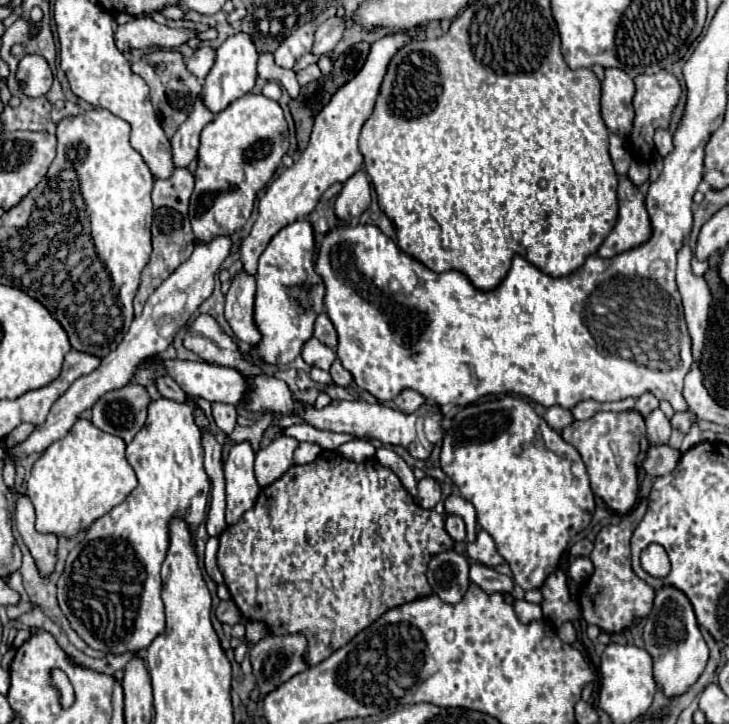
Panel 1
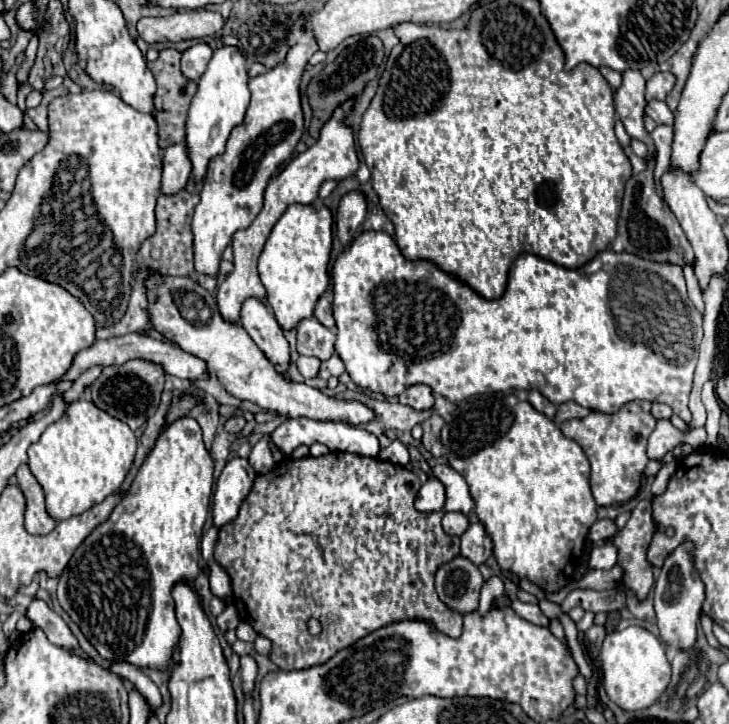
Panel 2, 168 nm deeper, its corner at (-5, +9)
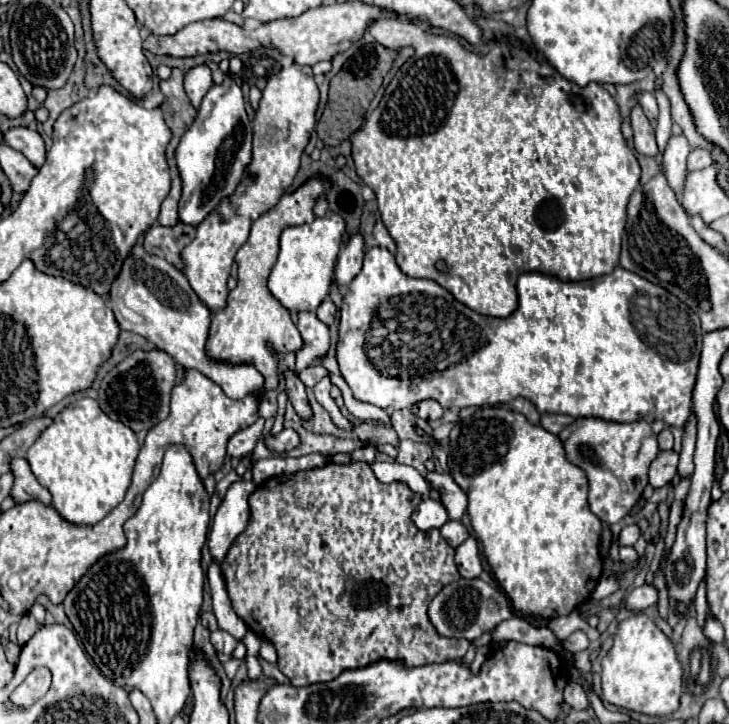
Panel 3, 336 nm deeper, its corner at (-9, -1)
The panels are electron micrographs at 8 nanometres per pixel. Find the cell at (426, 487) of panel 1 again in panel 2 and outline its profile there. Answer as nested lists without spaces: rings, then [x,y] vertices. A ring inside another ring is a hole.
[[[431,476],[421,486],[415,500],[415,508],[421,512],[435,512],[435,510],[443,510],[443,506],[445,506],[445,488],[435,476]]]

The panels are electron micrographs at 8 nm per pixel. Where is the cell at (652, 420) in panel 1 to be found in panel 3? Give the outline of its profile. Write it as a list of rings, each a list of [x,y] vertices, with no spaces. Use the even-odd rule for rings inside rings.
[[[673,450],[659,452],[659,456],[653,460],[653,464],[649,468],[649,484],[653,488],[667,486],[677,472],[677,460],[679,460],[679,454]]]

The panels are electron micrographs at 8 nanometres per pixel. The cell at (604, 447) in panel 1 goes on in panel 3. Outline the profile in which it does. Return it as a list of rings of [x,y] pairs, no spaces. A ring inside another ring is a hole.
[[[577,418],[571,426],[563,428],[559,434],[563,442],[567,460],[579,466],[589,480],[589,508],[591,512],[609,524],[619,522],[635,502],[641,498],[647,486],[647,470],[659,454],[657,436],[653,434],[649,422],[637,420],[629,424],[607,422],[601,418]]]

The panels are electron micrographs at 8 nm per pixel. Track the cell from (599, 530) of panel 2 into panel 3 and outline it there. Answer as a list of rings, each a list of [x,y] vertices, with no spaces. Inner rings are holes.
[[[631,524],[631,526],[627,526],[627,528],[621,530],[621,534],[619,534],[619,544],[621,544],[621,546],[633,546],[639,536],[641,536],[639,526],[637,526],[637,524]]]

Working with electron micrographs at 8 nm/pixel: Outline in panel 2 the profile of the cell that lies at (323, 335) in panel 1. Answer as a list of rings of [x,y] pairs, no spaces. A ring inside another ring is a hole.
[[[321,296],[319,302],[317,302],[315,318],[317,318],[323,326],[327,326],[327,328],[333,328],[333,326],[335,326],[335,320],[333,320],[333,314],[331,314],[331,304],[329,304],[329,300],[327,300],[325,296]]]

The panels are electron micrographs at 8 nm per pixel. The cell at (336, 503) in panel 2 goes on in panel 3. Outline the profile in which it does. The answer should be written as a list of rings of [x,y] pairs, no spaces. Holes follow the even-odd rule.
[[[353,462],[349,466],[327,464],[321,468],[311,468],[311,470],[295,472],[289,476],[283,474],[283,476],[269,478],[267,482],[255,488],[255,492],[249,498],[249,508],[251,508],[249,526],[233,542],[225,562],[221,564],[221,572],[227,582],[227,592],[229,592],[233,610],[245,620],[247,628],[251,628],[259,638],[273,642],[273,646],[277,648],[277,656],[279,656],[277,666],[291,680],[293,686],[331,682],[345,670],[357,670],[357,668],[369,666],[371,662],[379,662],[379,660],[399,660],[407,668],[415,668],[415,666],[425,666],[425,664],[461,660],[463,654],[469,650],[467,640],[439,636],[427,618],[429,602],[435,598],[435,594],[443,586],[459,580],[459,572],[453,562],[455,550],[441,538],[439,530],[423,532],[413,524],[411,514],[419,506],[419,502],[421,502],[421,496],[415,494],[405,482],[391,482],[391,484],[379,482],[367,462]]]

